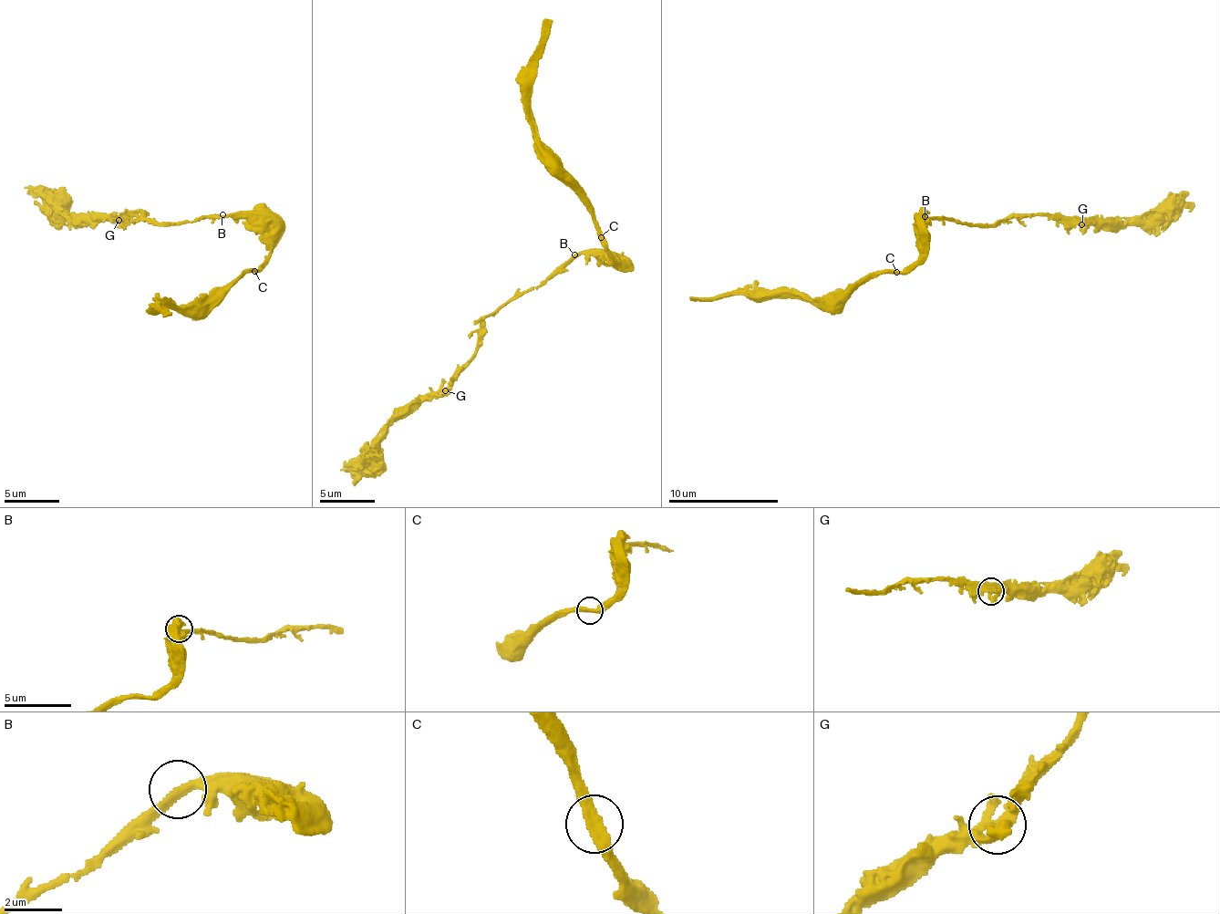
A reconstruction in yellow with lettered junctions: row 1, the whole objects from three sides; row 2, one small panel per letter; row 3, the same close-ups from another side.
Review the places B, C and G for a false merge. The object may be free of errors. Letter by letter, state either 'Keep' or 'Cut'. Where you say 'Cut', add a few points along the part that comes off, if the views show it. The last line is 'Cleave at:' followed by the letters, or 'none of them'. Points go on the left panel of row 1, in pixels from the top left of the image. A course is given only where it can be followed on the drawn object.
B: Keep
C: Keep
G: Keep
Cleave at: none of them

